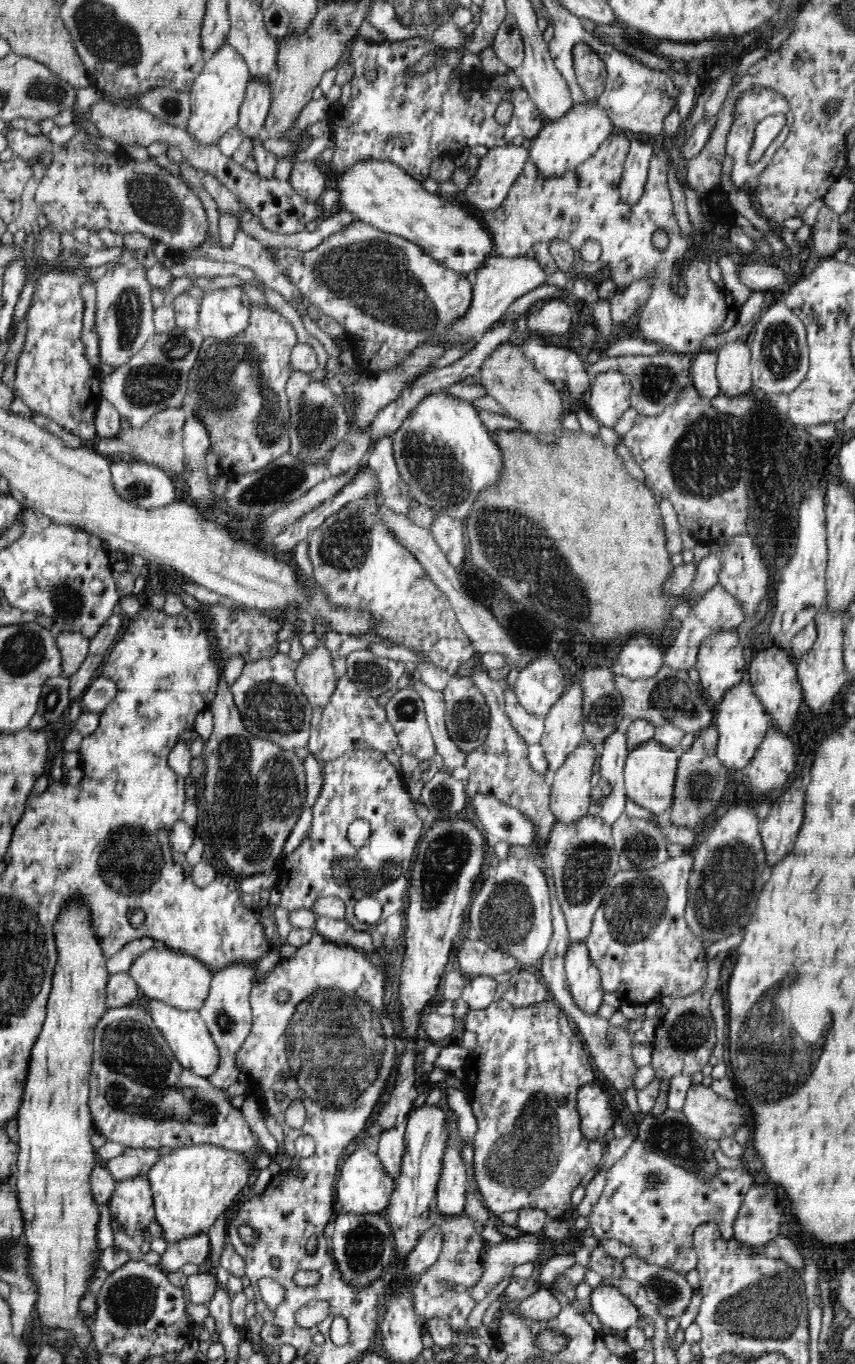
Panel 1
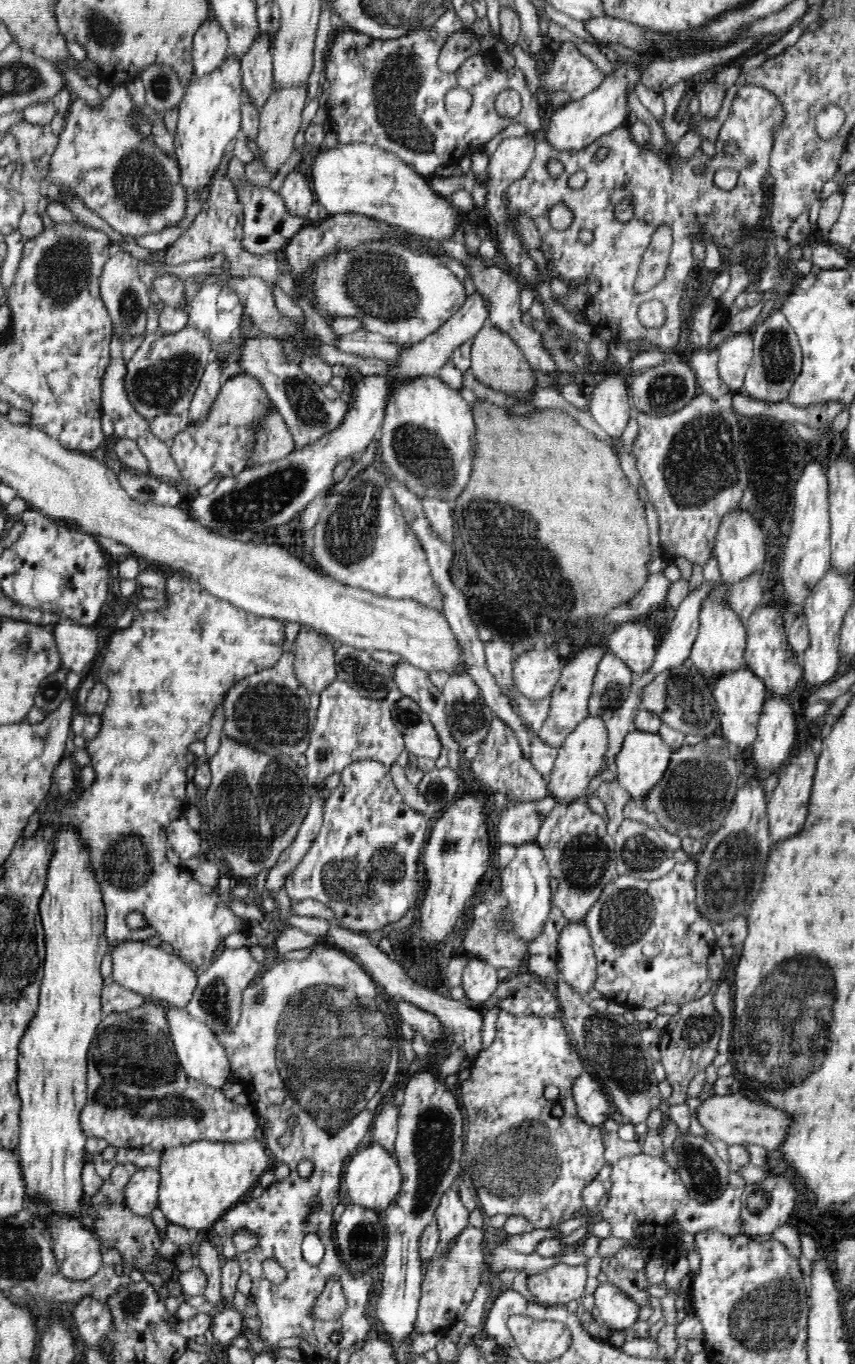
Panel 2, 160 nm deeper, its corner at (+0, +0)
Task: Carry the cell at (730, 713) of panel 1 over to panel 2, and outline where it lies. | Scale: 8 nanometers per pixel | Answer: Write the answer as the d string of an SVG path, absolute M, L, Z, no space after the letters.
M738 667L730 674L723 676L722 679L716 680L711 687L720 717L723 740L727 746L736 746L734 750L746 748L756 740L757 724L760 715L763 712L765 701L766 687L764 682L760 681L748 667Z

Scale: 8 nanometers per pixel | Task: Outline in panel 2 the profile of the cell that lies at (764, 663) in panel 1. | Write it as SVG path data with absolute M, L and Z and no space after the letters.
M774 606L758 608L745 624L747 630L747 645L745 646L745 664L748 670L764 682L770 695L788 700L790 694L799 680L803 679L803 671L798 664L798 656L790 648L787 634L784 631L784 618L782 612Z

